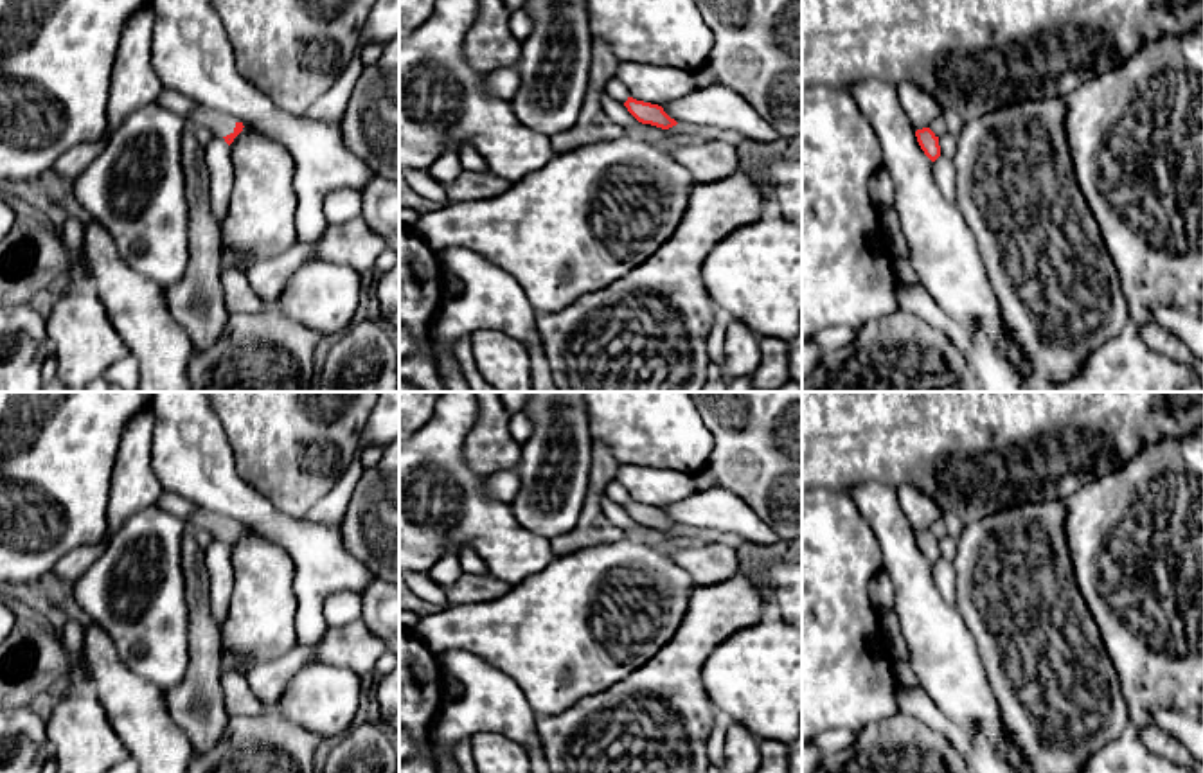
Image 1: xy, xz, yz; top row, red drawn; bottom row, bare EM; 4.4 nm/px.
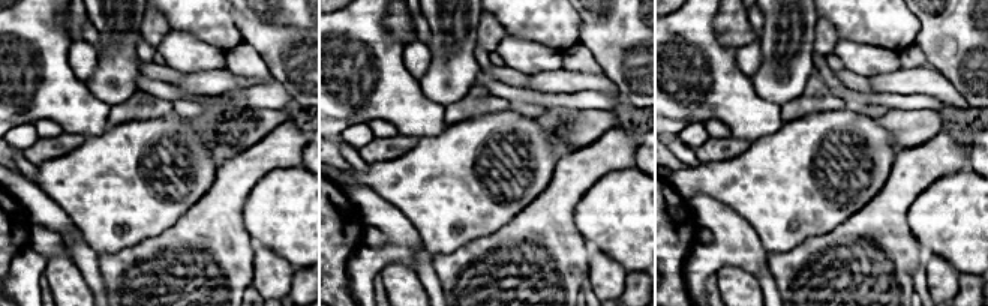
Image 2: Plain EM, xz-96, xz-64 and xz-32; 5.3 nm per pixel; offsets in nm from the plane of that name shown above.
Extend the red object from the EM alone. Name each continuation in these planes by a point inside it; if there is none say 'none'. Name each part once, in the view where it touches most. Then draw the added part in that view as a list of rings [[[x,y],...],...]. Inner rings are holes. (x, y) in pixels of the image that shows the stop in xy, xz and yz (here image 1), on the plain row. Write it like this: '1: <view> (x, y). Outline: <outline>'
1: xy (218, 525). Outline: [[[196,509],[191,518],[192,527],[209,530],[218,539],[227,539],[234,536],[236,523],[221,514],[207,509]]]

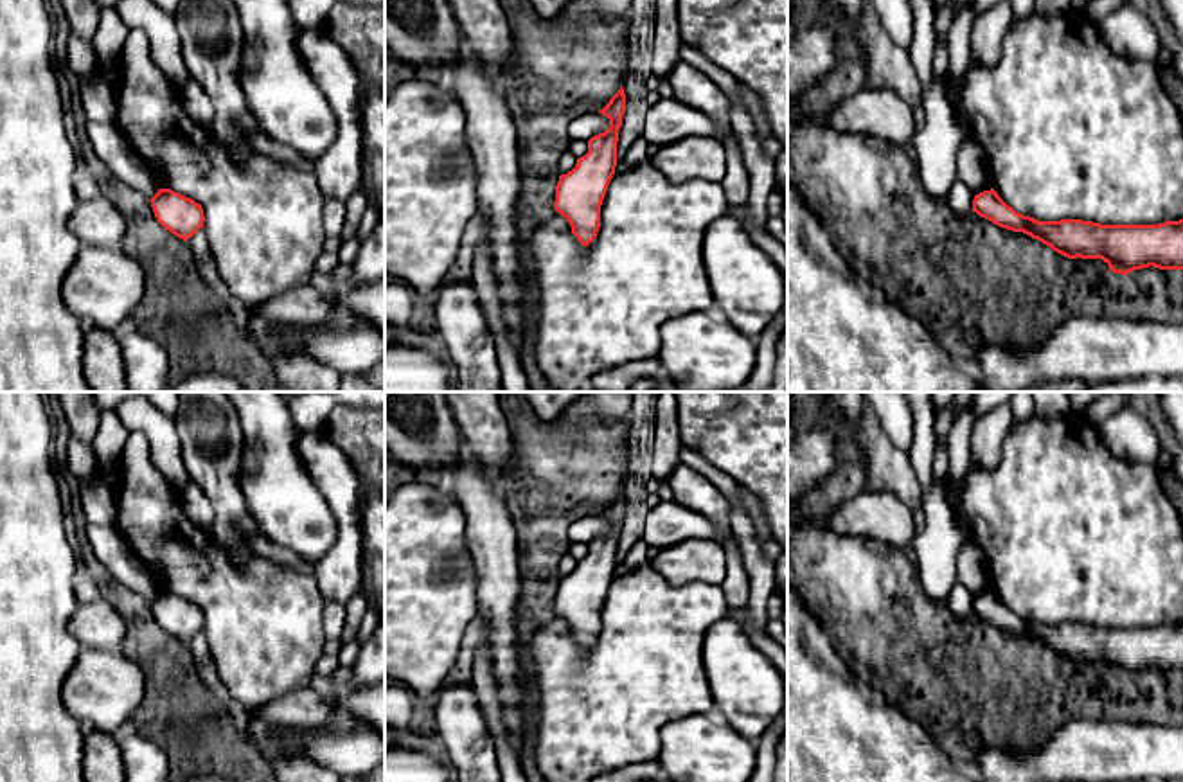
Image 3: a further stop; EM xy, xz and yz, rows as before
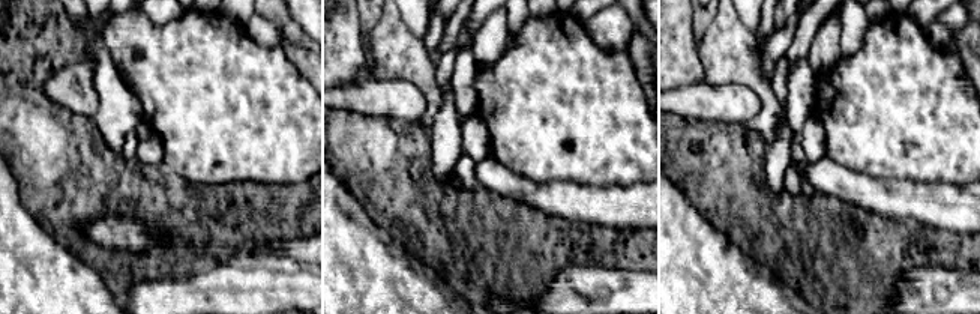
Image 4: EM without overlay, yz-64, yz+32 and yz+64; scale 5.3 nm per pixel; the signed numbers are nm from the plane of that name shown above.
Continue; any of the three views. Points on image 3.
none

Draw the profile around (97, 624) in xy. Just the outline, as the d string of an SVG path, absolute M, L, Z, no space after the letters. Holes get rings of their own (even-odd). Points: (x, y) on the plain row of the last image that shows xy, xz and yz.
M104 597L90 604L77 604L68 620L68 631L81 647L110 653L124 651L124 618Z

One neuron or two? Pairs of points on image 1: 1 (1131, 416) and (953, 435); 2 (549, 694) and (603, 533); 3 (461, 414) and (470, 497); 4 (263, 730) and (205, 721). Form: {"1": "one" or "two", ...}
{"1": "one", "2": "two", "3": "one", "4": "one"}

